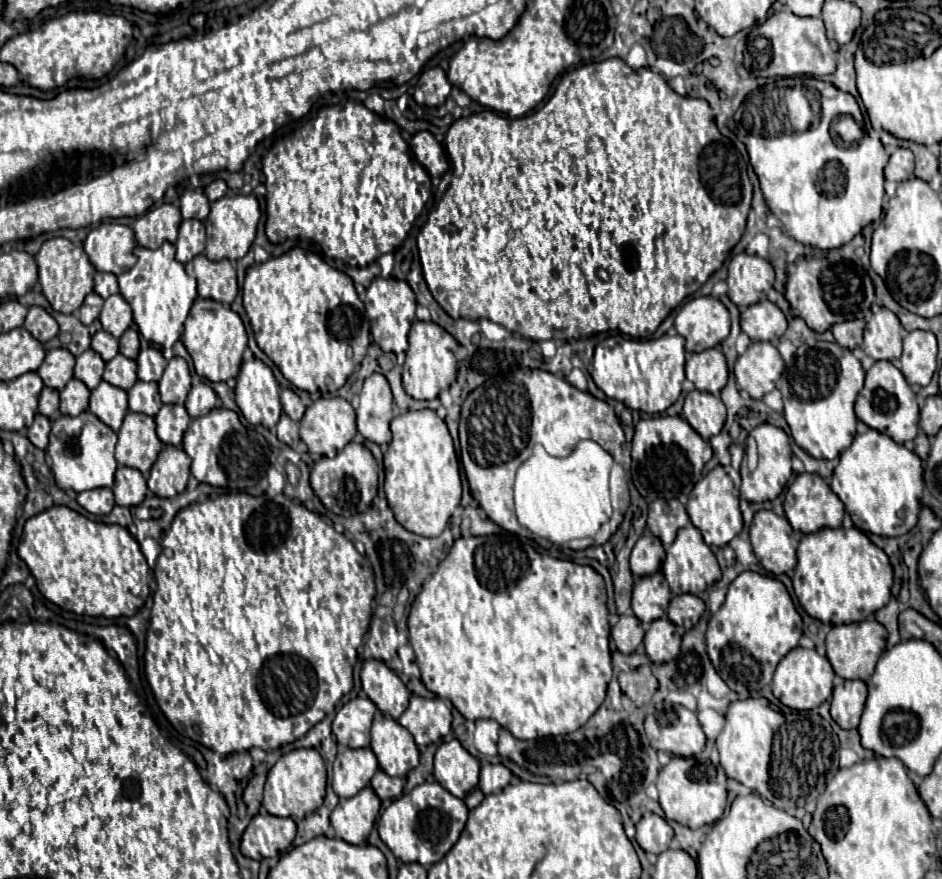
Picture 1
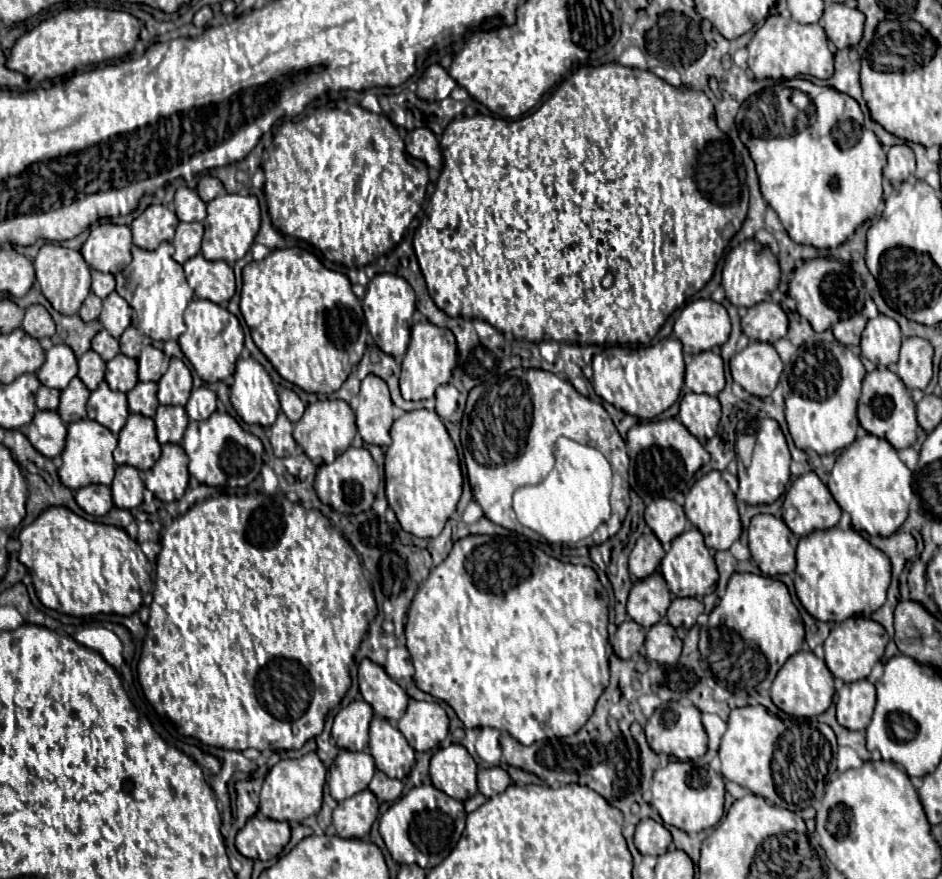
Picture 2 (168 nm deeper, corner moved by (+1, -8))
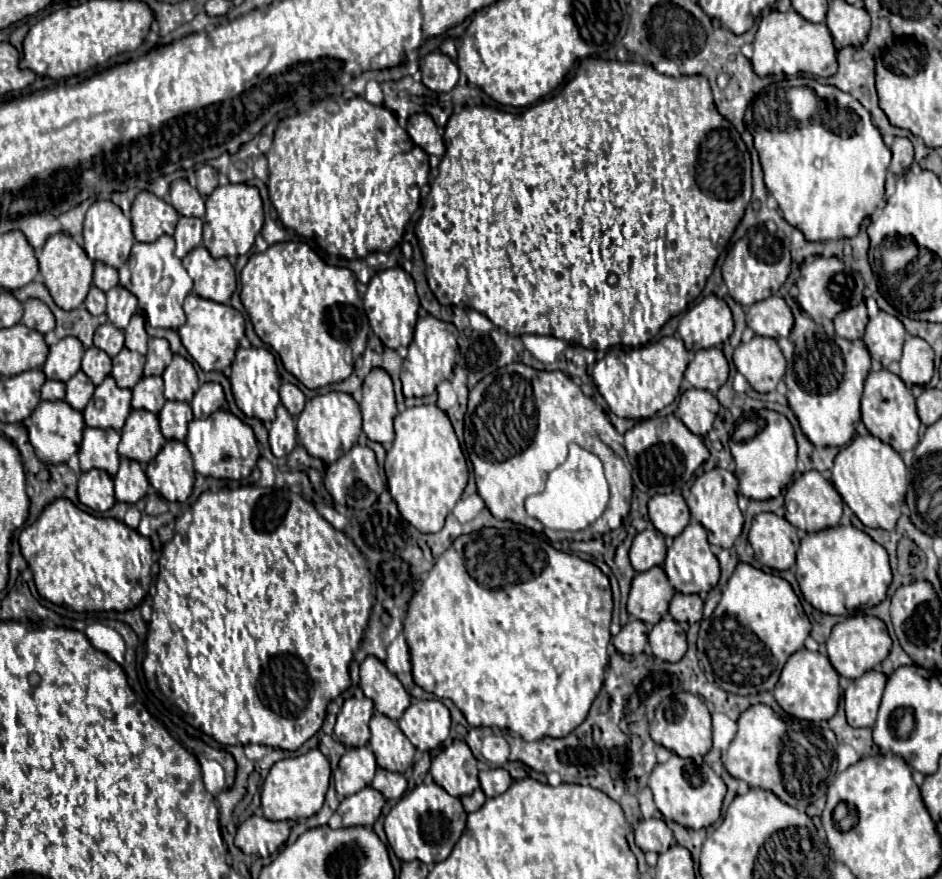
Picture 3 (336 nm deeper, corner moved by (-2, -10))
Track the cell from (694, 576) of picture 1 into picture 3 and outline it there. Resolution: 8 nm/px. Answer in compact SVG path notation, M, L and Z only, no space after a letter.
M692 521L672 543L668 549L666 561L664 561L664 571L672 583L672 587L678 593L708 593L712 587L716 587L720 579L720 565L716 555L710 551L710 545L706 541L706 531L700 527L700 523Z

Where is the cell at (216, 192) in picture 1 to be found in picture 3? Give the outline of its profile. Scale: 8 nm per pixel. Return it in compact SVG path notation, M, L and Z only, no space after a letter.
M202 165L198 171L196 171L196 189L200 191L202 197L208 197L216 187L218 187L218 171L210 165Z

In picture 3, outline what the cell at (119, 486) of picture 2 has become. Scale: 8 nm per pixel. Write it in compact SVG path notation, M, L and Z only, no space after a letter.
M120 459L120 469L114 475L116 487L116 501L134 505L138 503L148 491L148 477L140 463L130 459Z

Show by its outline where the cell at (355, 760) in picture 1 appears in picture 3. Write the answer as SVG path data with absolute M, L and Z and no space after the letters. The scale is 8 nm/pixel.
M368 747L346 749L338 769L334 771L334 785L338 799L354 795L356 791L368 787L376 773L376 757Z

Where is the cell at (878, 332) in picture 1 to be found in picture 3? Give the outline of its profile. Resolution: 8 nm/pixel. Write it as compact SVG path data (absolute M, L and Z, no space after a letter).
M880 311L878 317L868 321L862 339L870 351L870 357L874 361L880 361L882 367L888 367L892 361L900 359L904 337L904 325L896 317Z

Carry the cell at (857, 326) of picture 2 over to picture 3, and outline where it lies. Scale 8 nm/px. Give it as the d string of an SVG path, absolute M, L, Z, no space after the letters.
M860 303L860 305L850 307L848 311L842 311L840 315L836 315L834 329L840 337L844 337L848 341L856 341L856 339L862 339L866 323L868 323L866 305Z

